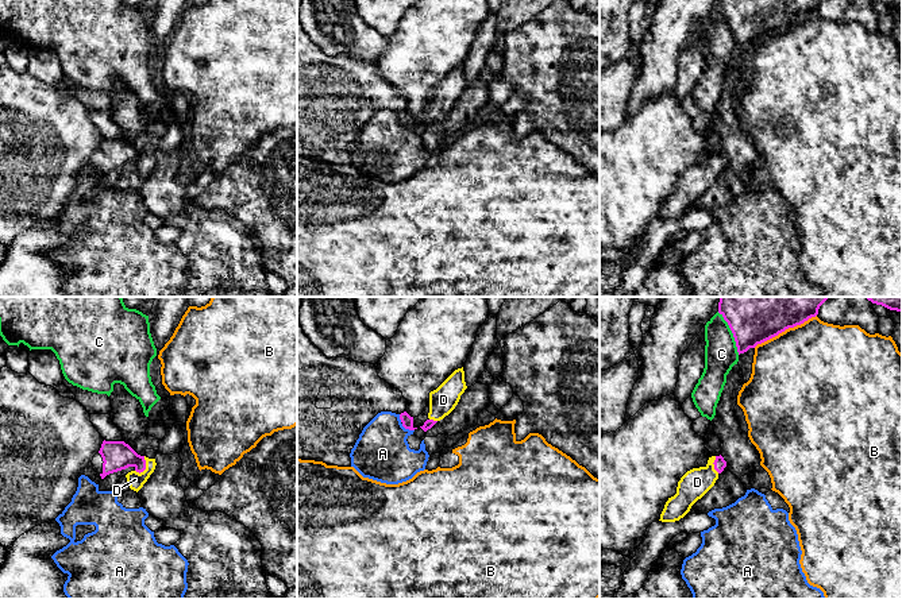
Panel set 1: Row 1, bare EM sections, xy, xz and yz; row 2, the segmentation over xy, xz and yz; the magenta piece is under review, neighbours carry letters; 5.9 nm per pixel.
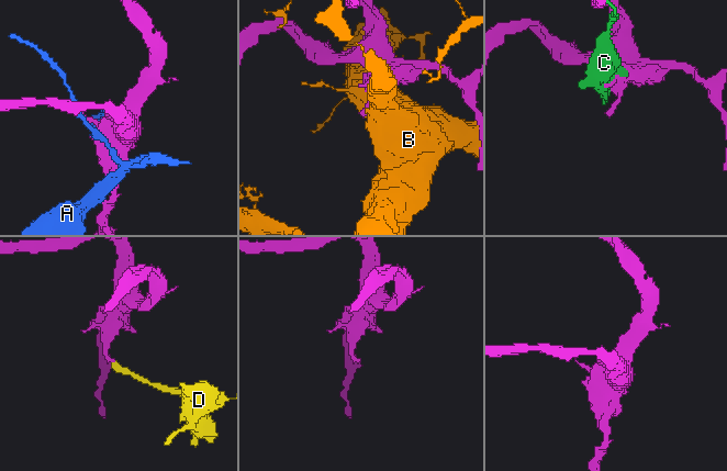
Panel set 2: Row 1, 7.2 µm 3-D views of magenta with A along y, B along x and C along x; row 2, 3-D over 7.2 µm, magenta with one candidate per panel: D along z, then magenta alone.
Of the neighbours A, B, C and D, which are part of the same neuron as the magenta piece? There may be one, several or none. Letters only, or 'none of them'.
D

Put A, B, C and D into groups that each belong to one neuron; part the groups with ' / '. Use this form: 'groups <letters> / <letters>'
groups A / B / C / D

